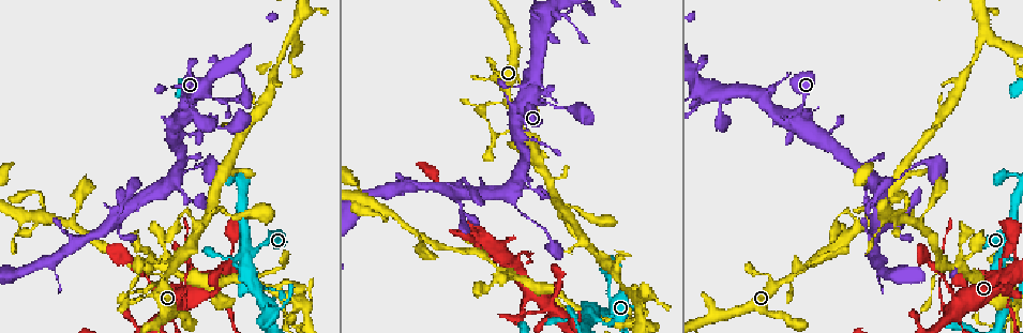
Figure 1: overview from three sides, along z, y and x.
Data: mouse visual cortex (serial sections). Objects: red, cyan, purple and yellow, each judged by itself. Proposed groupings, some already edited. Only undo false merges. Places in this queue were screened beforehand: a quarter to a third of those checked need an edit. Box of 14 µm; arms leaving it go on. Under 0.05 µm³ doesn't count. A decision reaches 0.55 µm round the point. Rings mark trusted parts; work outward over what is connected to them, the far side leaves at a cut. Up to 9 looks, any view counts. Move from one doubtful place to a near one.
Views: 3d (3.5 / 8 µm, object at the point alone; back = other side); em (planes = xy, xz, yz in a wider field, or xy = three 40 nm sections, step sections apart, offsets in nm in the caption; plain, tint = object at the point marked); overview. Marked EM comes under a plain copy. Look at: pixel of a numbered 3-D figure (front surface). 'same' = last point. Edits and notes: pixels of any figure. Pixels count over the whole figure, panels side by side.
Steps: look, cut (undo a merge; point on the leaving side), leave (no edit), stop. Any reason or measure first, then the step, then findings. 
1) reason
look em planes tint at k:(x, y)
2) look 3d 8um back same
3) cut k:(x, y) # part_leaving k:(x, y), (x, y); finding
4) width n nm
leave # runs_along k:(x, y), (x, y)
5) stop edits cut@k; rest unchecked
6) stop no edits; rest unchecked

look em planes tint at 1:(227, 106)

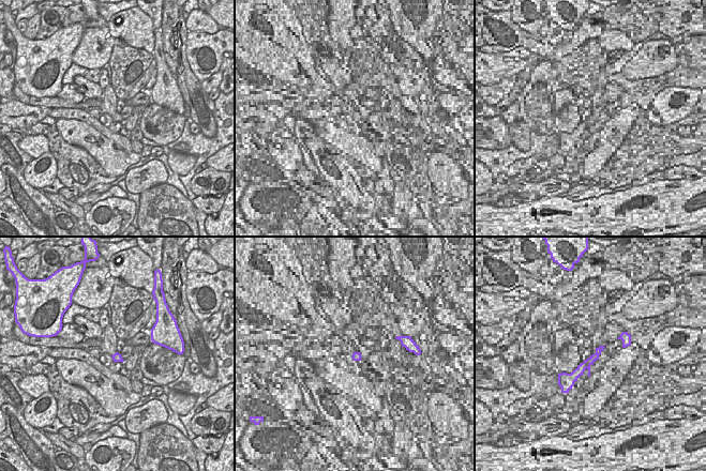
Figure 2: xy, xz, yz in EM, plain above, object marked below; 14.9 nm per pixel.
see where the arms go
look 3d 3.5um same

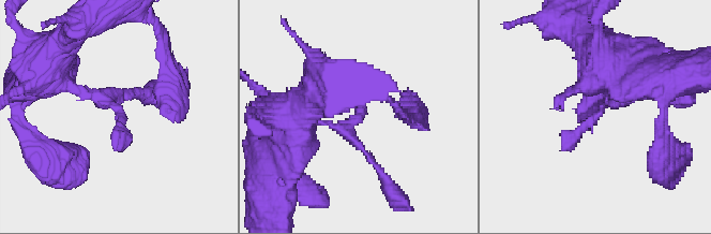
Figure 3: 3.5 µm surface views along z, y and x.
width 130 nm
leave # runs_along 3:(49, 64), (118, 107), (115, 150); all the same cell

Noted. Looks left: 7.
narrows sharply
look 3d 3.5um at 1:(1007, 304)

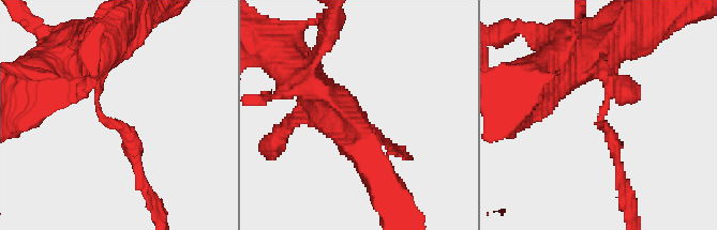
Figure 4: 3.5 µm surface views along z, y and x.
look em xy step 1 tint at 4:(101, 112)

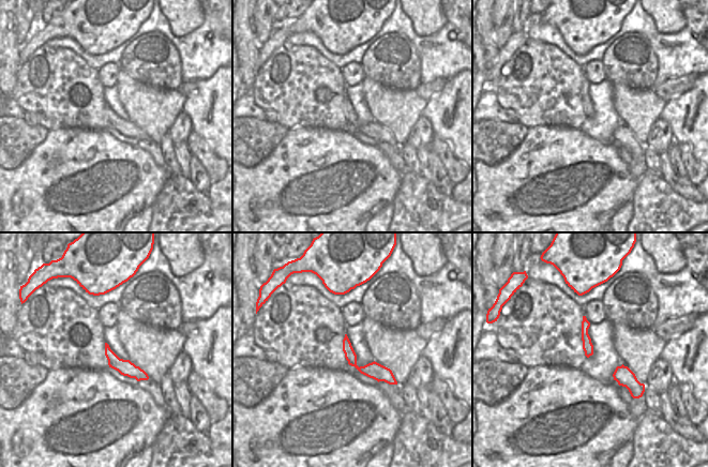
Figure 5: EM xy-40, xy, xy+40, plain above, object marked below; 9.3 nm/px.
leave # runs_along 5:(345, 342), (359, 368), (393, 381); continuous, no second cell

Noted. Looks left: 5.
three-way junction
look 3d 8um at 1:(153, 261)

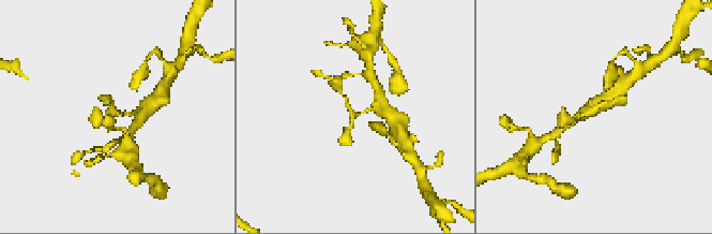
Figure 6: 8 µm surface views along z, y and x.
look 3d 3.5um at 6:(354, 112)

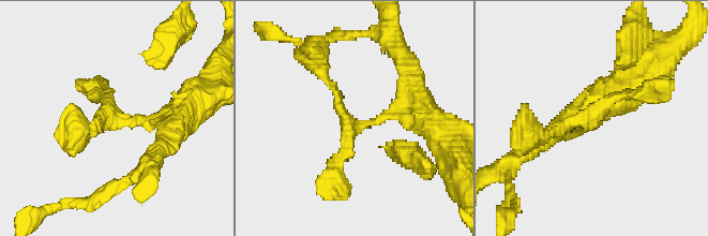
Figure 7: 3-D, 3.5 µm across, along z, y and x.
arms 3; arm_widths 100, 200, 200 nm; need the tissue
look em xy step 3 tint at 7:(351, 122)

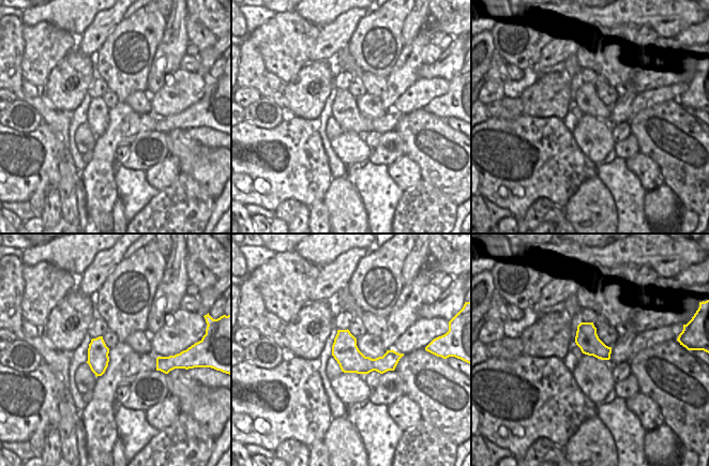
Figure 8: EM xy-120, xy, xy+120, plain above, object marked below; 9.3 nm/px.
leave # runs_along 7:(421, 102), (351, 124), (322, 70); continuous, no second cell

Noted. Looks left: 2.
stop no edits; rest unchecked

